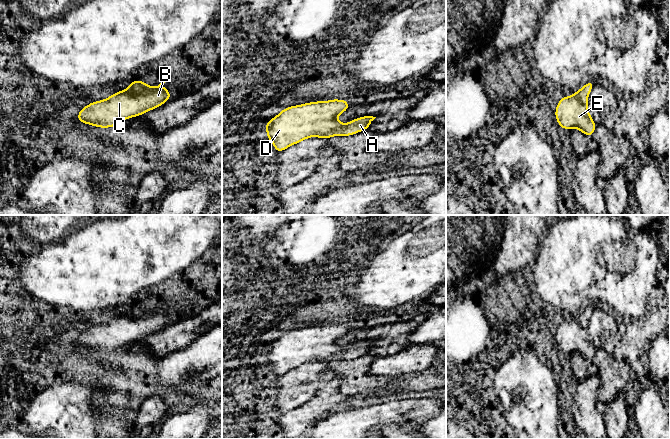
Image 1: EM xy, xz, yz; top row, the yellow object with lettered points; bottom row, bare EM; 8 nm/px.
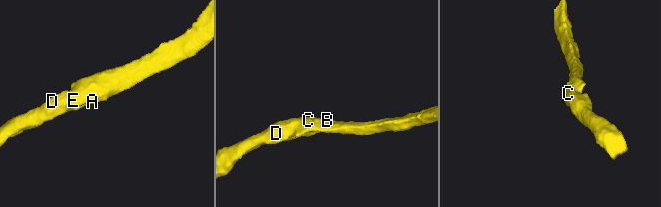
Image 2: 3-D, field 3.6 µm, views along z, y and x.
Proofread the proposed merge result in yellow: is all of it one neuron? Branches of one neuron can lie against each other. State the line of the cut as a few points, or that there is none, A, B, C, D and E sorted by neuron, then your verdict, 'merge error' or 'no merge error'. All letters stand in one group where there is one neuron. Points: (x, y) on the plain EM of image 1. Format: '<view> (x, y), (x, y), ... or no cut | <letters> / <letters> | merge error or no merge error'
no cut | A B C D E | no merge error

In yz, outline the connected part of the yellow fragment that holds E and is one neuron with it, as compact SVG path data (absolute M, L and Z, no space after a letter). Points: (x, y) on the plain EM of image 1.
M589 305L571 320L560 323L555 334L559 351L569 355L577 352L586 360L592 361L596 347L590 340L587 325L594 308L594 305Z

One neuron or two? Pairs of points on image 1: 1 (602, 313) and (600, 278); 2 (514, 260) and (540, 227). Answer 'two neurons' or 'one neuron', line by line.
1: two neurons
2: one neuron

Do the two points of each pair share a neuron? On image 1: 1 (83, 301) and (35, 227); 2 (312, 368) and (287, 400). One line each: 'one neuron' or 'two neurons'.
1: two neurons
2: one neuron

